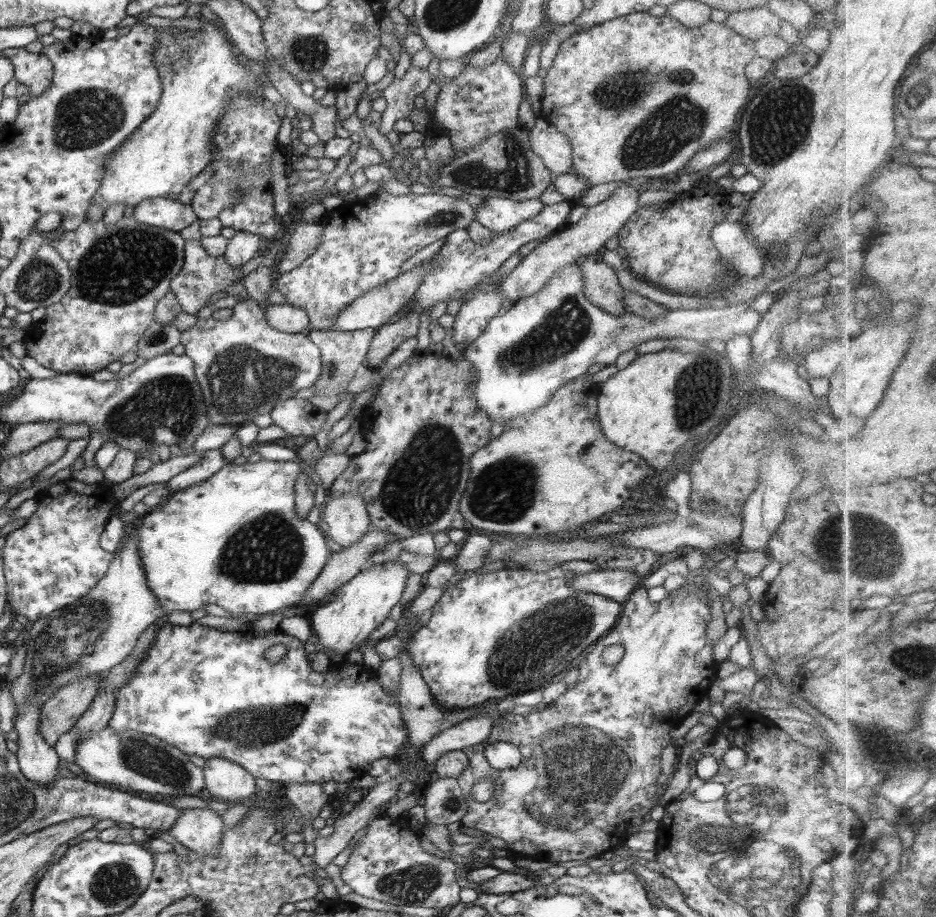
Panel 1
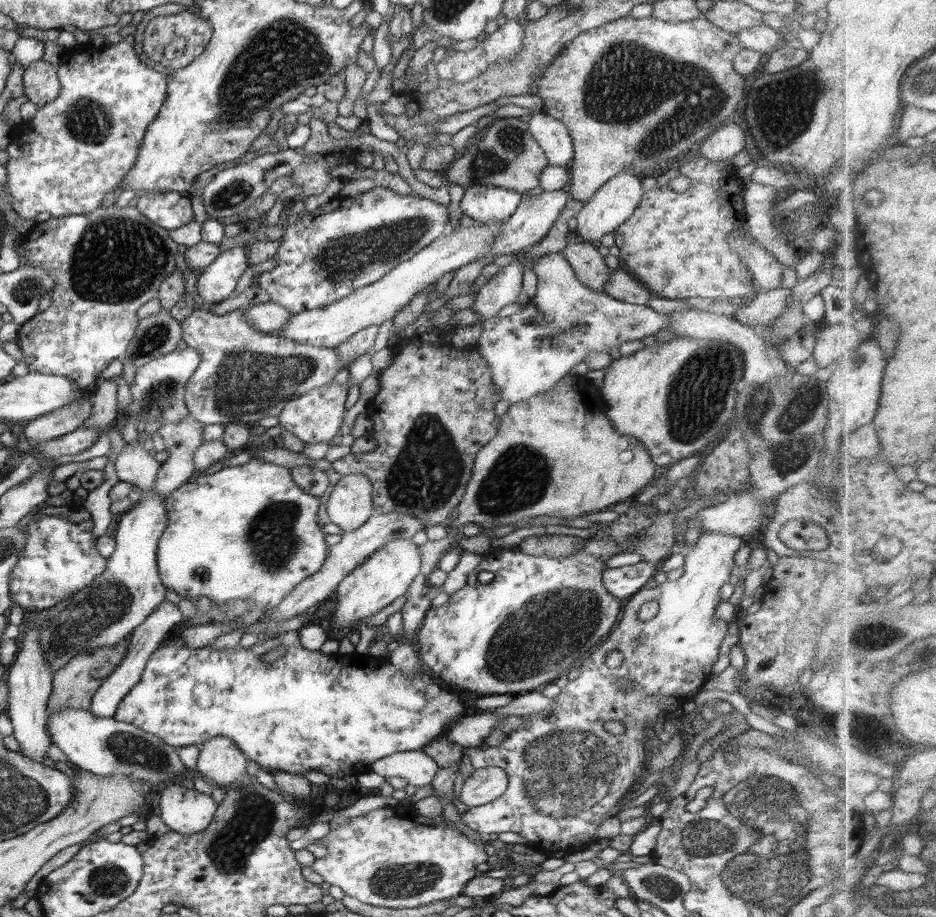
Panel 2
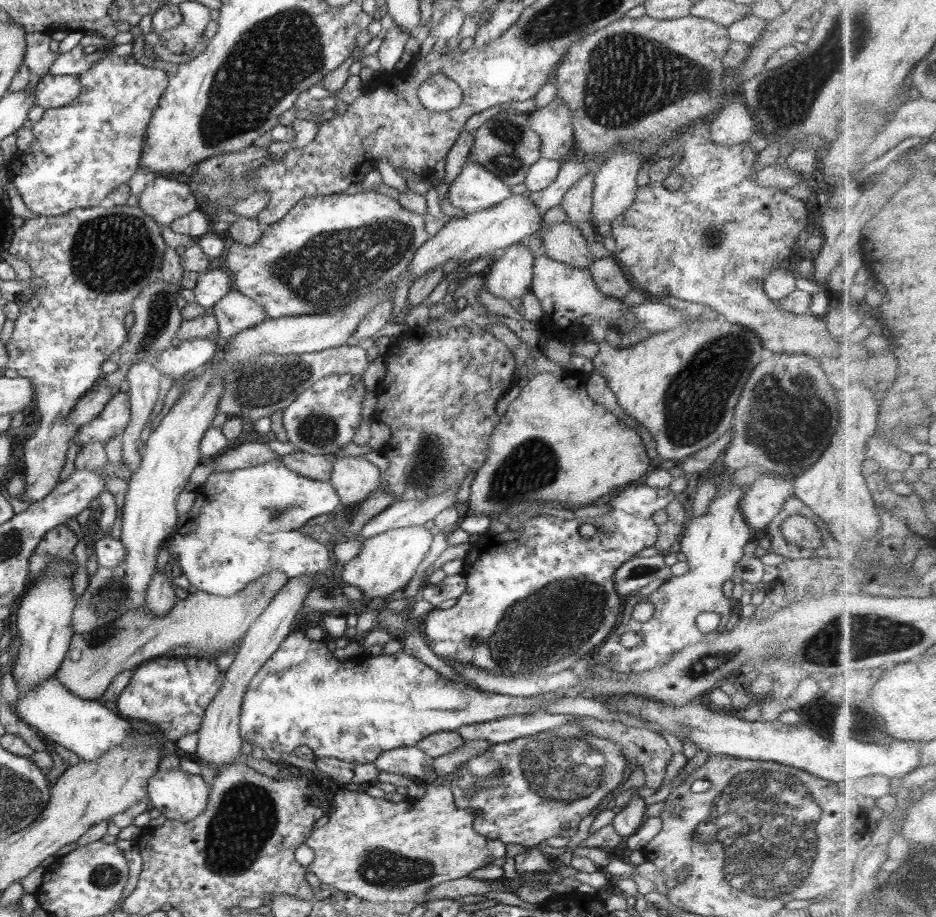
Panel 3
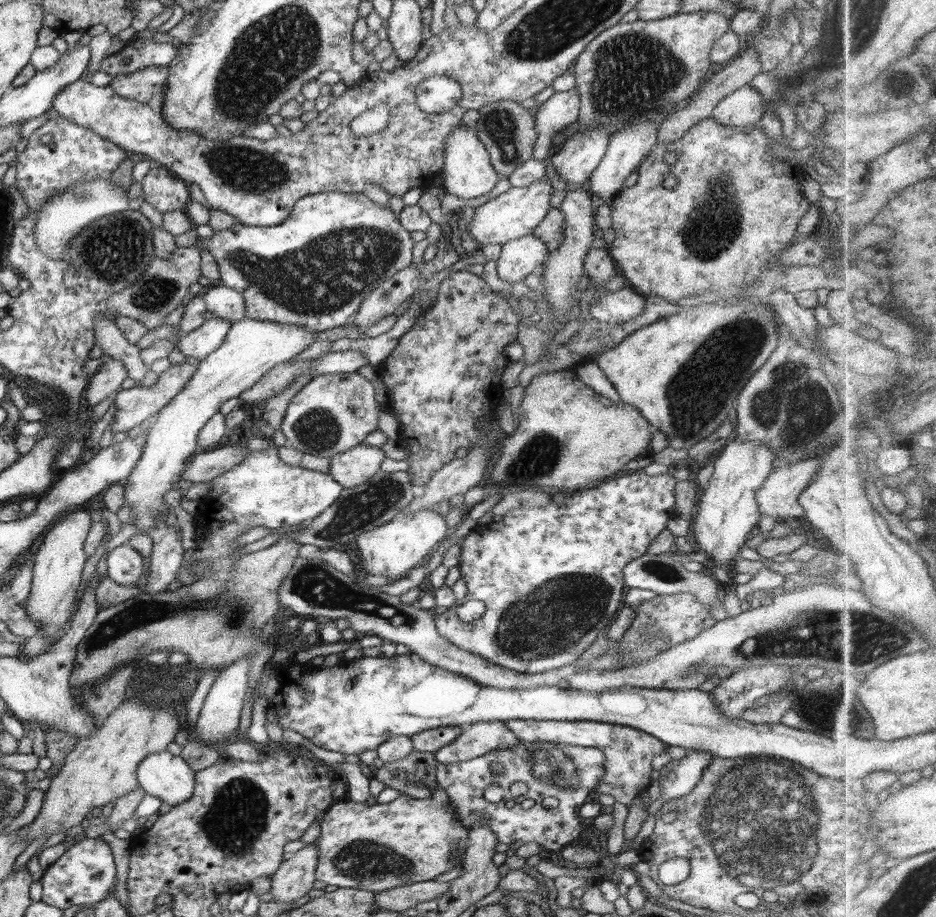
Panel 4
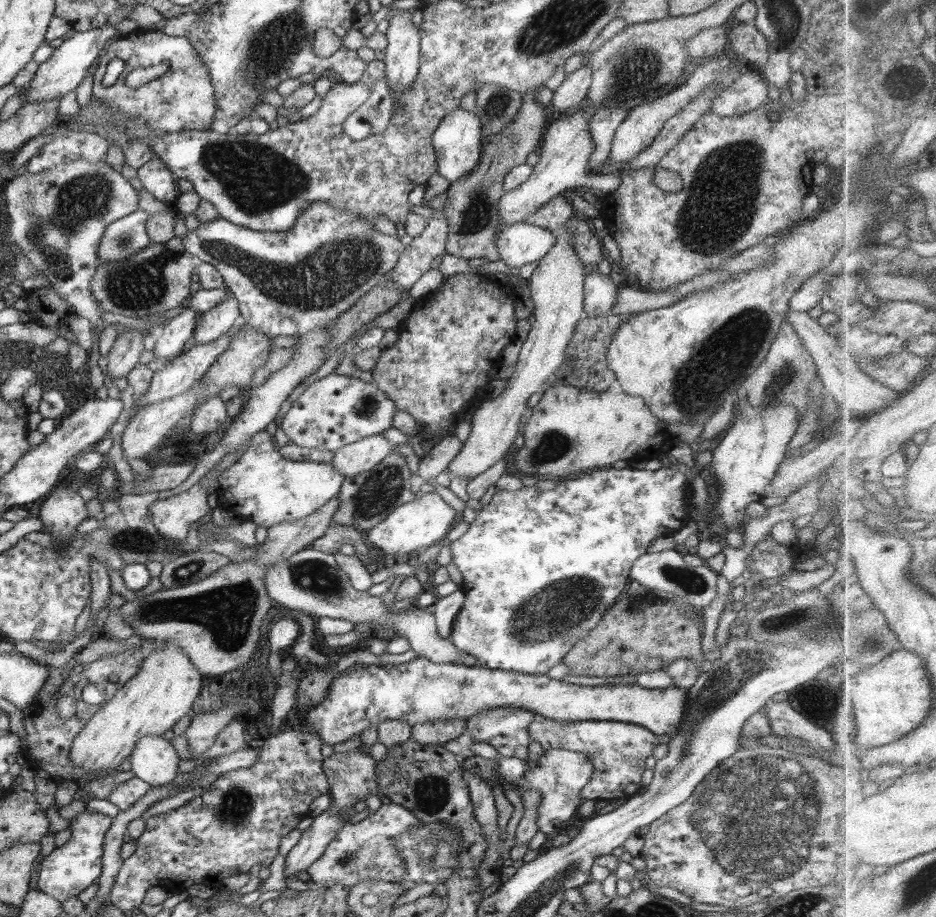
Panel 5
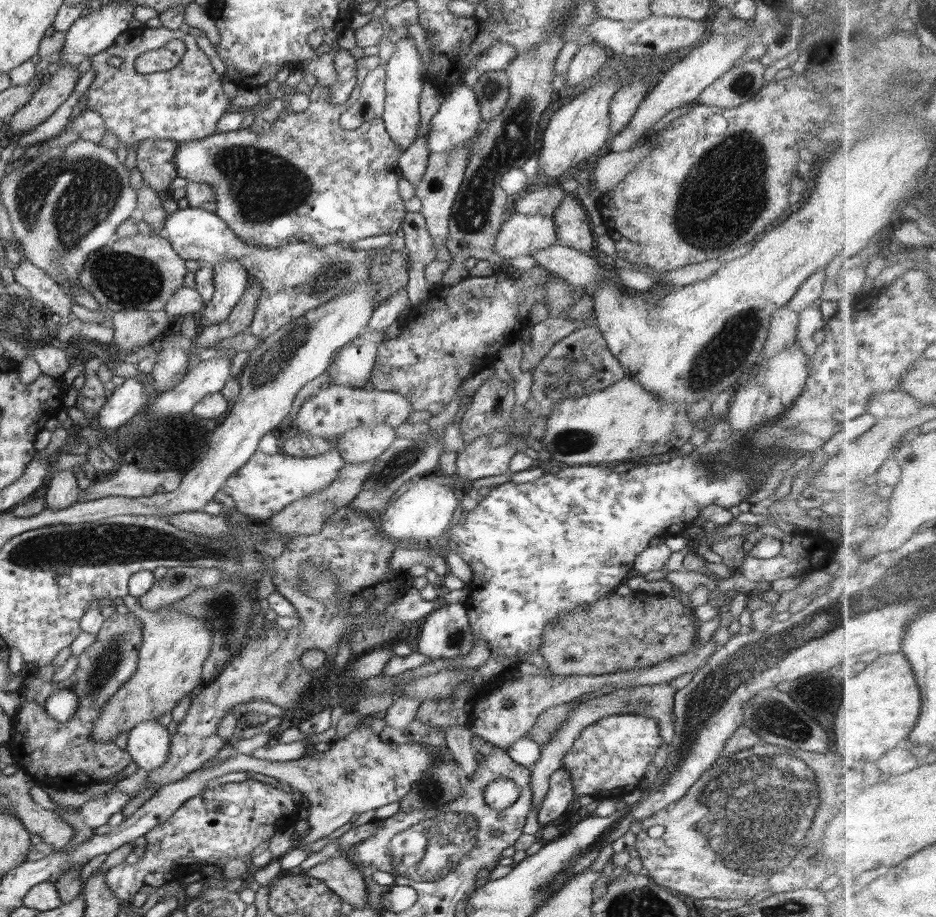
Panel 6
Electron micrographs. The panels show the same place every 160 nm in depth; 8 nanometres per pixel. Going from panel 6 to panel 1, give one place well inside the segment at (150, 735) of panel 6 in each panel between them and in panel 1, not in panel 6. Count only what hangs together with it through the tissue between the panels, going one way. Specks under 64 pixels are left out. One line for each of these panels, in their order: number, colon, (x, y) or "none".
1: (201, 830)
2: (187, 811)
3: (178, 795)
4: (164, 775)
5: (154, 760)

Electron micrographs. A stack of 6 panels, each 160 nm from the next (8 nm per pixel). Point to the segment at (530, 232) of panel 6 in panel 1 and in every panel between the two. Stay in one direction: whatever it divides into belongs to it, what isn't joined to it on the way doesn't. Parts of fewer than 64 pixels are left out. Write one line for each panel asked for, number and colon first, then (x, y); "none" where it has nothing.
1: (480, 308)
2: (504, 288)
3: (510, 278)
4: (520, 257)
5: (518, 244)

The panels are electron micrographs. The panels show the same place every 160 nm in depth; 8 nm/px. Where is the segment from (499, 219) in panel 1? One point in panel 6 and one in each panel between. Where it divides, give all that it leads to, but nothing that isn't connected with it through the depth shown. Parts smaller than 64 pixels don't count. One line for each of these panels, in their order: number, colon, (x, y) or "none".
2: (485, 204)
3: (475, 189)
4: (468, 173)
5: (457, 141)
6: (458, 119)

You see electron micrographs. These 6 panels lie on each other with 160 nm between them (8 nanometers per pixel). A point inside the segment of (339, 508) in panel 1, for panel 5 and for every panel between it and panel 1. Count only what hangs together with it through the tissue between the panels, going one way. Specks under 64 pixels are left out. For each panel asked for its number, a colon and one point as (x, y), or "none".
2: (349, 505)
3: (354, 479)
4: (351, 468)
5: (353, 459)

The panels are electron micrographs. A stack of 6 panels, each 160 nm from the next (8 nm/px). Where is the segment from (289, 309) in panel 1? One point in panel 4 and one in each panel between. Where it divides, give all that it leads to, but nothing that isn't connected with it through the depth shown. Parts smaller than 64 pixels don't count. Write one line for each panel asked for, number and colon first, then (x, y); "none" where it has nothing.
2: (270, 317)
3: (236, 312)
4: (221, 302)

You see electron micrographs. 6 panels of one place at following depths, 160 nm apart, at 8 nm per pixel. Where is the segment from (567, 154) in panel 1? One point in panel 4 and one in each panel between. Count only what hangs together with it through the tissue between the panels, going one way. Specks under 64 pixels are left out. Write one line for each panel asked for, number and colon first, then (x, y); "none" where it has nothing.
2: (552, 136)
3: (553, 123)
4: (562, 109)

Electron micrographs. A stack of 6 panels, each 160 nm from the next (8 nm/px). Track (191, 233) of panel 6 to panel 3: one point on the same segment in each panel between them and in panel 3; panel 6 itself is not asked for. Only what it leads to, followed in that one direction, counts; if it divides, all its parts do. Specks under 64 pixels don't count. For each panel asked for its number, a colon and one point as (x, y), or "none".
3: (327, 251)
4: (313, 270)
5: (288, 283)

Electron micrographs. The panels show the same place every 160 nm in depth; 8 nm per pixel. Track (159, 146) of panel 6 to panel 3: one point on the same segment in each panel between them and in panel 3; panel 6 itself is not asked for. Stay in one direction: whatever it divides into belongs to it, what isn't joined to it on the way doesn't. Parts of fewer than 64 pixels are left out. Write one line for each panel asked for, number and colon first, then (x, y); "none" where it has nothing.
3: (164, 200)
4: (165, 191)
5: (156, 178)

